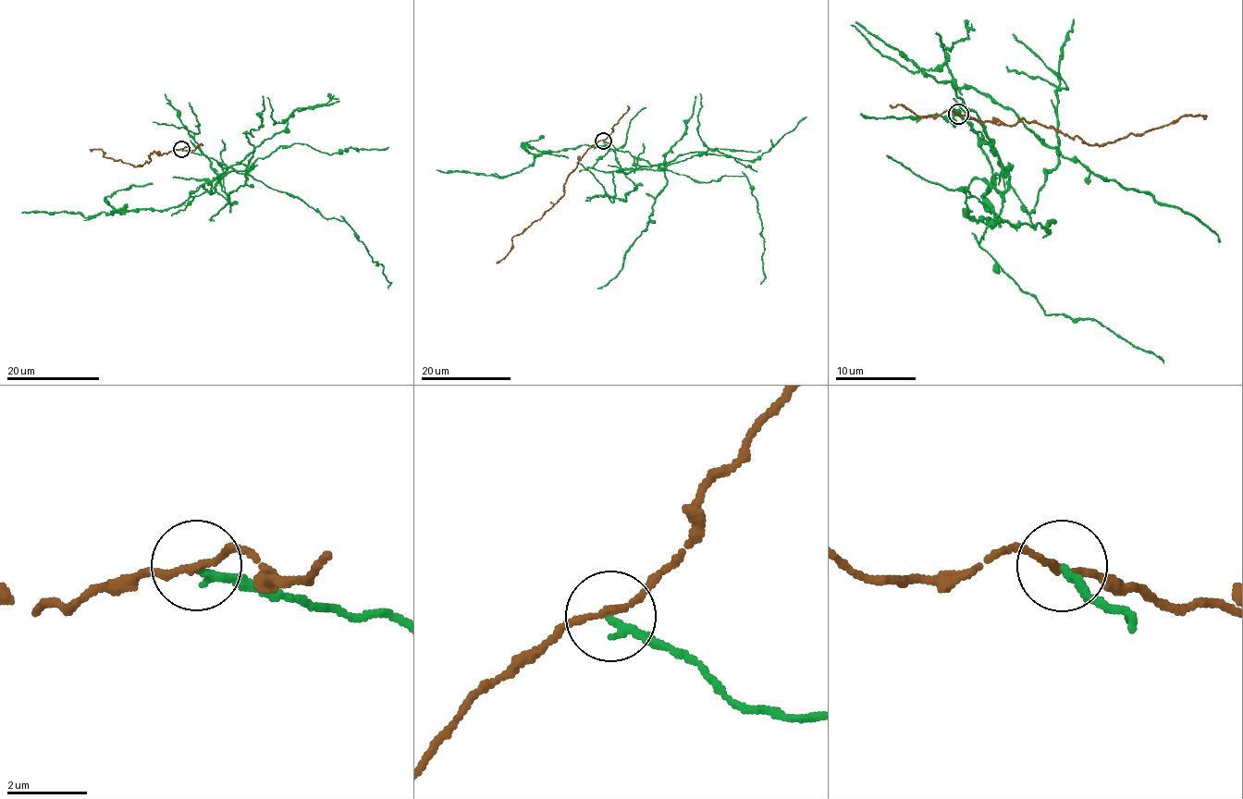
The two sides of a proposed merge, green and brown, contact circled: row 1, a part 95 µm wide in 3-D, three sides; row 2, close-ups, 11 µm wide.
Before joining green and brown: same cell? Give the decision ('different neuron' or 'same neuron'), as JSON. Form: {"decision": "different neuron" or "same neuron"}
{"decision": "different neuron"}

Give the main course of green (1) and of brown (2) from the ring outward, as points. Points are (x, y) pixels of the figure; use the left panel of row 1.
1: (181, 149), (228, 167), (287, 120), (275, 124), (263, 96), (262, 123), (246, 133), (246, 182), (208, 219)
2: (181, 149), (160, 155), (151, 153), (151, 160), (140, 166), (106, 158), (102, 150), (90, 150)

